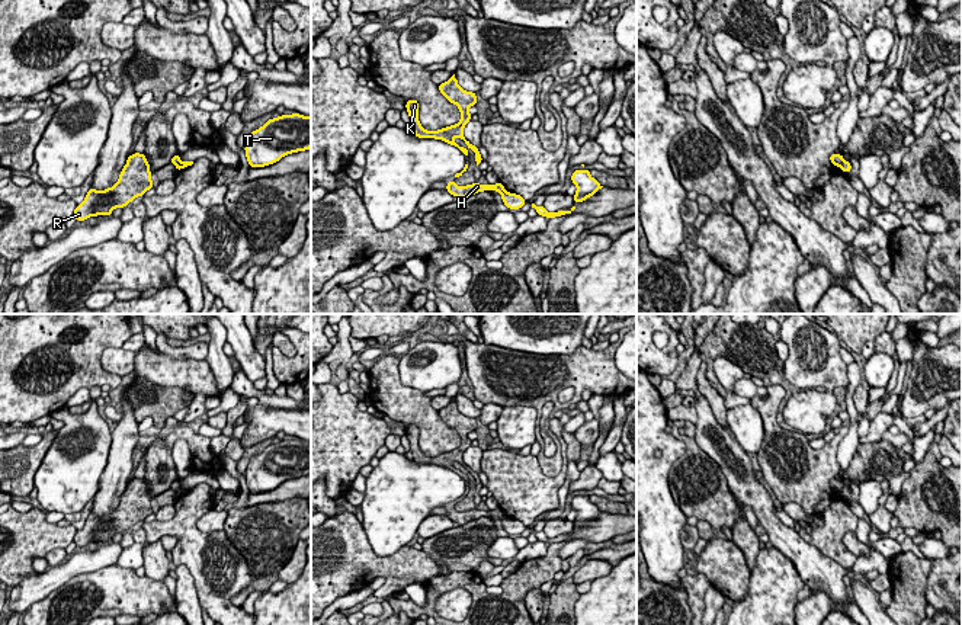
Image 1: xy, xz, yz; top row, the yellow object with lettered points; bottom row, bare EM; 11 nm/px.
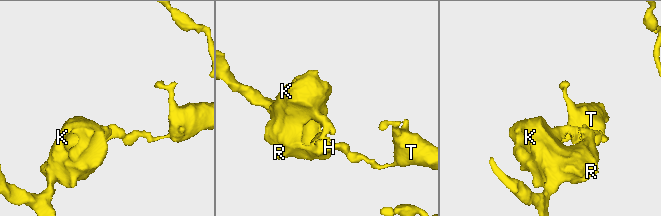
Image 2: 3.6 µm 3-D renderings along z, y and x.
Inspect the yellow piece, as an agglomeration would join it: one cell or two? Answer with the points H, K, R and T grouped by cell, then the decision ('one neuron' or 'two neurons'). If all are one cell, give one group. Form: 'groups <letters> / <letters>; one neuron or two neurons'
groups H K R / T; two neurons

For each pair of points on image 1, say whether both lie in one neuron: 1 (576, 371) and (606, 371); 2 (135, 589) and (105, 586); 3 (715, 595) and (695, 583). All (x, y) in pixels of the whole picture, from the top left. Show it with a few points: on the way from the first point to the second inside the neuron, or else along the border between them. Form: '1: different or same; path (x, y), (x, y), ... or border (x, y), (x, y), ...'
1: same; path (583, 371), (599, 371)
2: same; path (128, 589), (112, 589)
3: different; border (711, 585), (704, 596), (704, 609)

